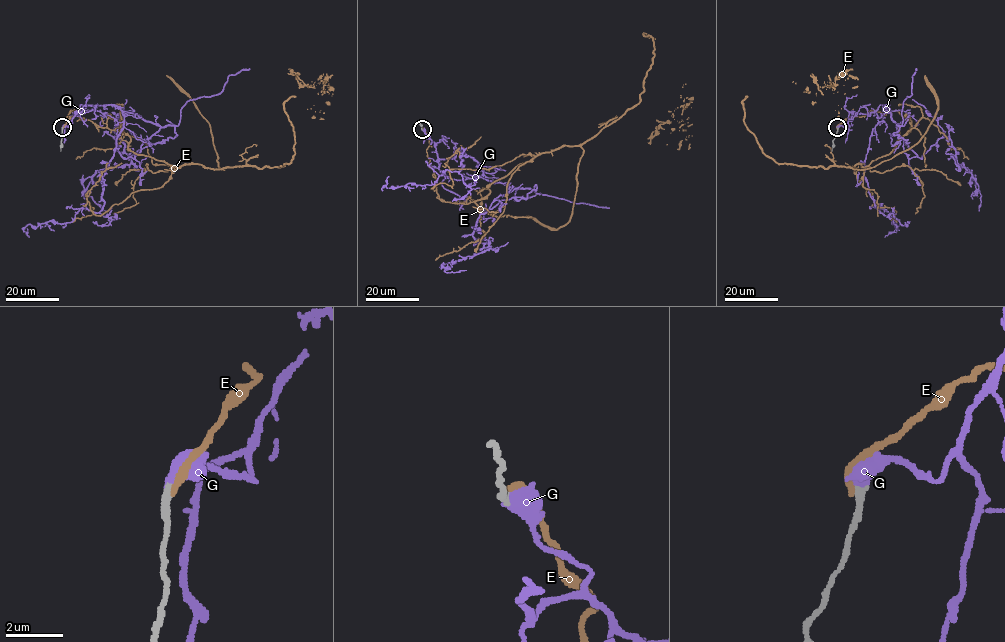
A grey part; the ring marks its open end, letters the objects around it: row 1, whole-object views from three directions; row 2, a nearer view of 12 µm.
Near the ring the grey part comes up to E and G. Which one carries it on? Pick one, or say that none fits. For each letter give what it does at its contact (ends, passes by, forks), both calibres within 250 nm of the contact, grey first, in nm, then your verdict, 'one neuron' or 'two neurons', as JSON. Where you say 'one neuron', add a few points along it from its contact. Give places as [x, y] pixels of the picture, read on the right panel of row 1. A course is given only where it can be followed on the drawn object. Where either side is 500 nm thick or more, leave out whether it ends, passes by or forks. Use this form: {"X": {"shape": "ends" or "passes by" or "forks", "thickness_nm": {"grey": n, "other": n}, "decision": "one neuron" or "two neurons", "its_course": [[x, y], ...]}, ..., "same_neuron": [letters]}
{"E": {"shape": "ends", "thickness_nm": {"grey": 300, "other": 280}, "decision": "two neurons"}, "G": {"thickness_nm": {"grey": 300, "other": 500}, "decision": "one neuron", "its_course": [[837, 128], [856, 113], [888, 105], [909, 158], [921, 158], [947, 137], [979, 191], [978, 210]]}, "same_neuron": ["G"]}

